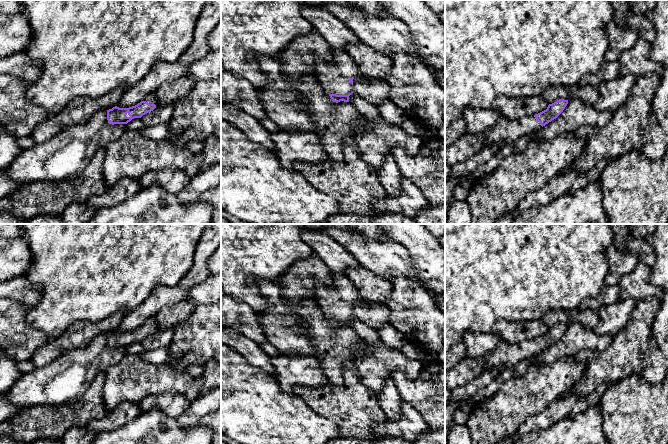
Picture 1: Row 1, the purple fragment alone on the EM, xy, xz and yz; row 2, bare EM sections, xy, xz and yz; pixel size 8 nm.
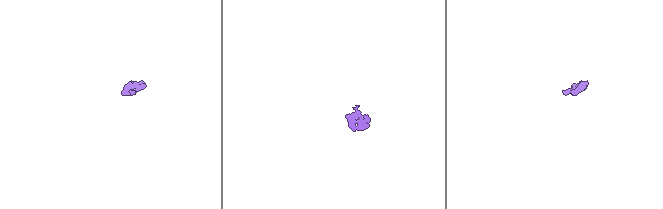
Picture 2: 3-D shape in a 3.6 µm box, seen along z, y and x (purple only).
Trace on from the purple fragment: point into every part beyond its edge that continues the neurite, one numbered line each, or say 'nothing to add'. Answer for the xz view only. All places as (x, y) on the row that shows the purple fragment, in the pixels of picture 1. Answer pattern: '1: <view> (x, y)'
1: xz (334, 75)

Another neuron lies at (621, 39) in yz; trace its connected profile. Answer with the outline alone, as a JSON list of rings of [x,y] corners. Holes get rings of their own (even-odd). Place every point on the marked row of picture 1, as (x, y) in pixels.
[[[612,21],[605,27],[609,45],[604,56],[604,61],[612,62],[619,60],[620,55],[631,49],[639,40],[639,32],[631,27],[619,27]]]

